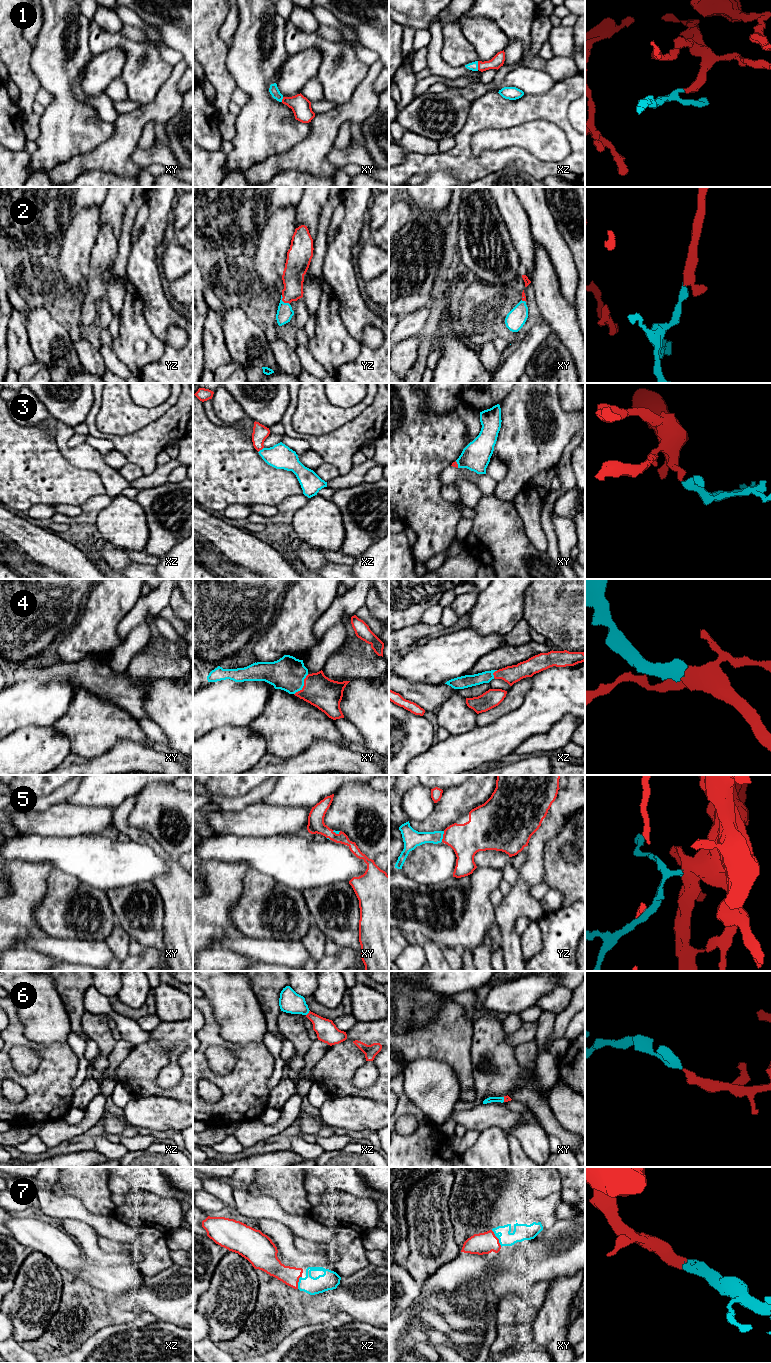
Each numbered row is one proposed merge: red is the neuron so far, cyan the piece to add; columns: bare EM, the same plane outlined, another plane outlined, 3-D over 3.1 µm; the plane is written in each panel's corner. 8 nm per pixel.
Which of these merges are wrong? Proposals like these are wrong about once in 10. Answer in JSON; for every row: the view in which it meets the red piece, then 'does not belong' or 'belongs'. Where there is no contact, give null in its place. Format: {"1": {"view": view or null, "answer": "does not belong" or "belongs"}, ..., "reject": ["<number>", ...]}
{"1": {"view": "xz", "answer": "belongs"}, "2": {"view": "yz", "answer": "belongs"}, "3": {"view": "xz", "answer": "belongs"}, "4": {"view": "xy", "answer": "belongs"}, "5": {"view": "yz", "answer": "belongs"}, "6": {"view": "xz", "answer": "belongs"}, "7": {"view": "xy", "answer": "belongs"}, "reject": []}

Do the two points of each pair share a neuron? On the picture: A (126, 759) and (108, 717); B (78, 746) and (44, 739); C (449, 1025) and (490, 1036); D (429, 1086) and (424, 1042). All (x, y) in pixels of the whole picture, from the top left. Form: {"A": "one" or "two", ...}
{"A": "two", "B": "two", "C": "two", "D": "two"}

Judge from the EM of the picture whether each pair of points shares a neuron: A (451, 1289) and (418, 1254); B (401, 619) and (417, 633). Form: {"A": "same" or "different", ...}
{"A": "different", "B": "different"}

